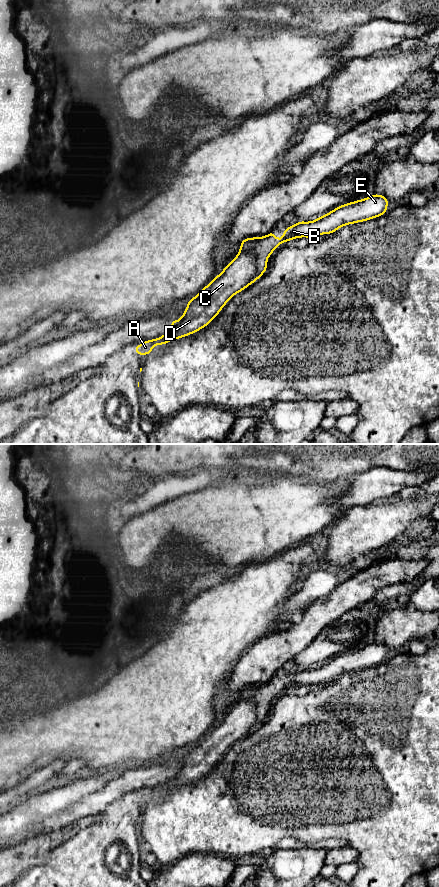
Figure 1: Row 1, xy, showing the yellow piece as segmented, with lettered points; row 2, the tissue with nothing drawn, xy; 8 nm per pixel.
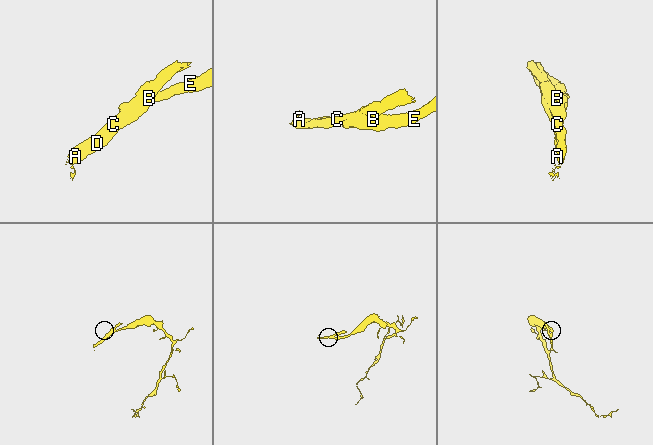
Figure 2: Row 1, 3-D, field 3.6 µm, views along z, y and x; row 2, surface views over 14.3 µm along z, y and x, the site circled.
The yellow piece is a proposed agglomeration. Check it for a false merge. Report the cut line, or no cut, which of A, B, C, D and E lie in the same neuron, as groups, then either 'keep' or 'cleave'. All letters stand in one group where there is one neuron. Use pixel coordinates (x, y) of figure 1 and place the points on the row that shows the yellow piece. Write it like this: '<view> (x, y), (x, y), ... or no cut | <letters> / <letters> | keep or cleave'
xy (239, 253), (250, 252), (254, 256), (256, 270), (261, 274) | A C D / B E | cleave

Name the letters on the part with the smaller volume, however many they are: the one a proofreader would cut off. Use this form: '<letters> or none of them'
A, C, D

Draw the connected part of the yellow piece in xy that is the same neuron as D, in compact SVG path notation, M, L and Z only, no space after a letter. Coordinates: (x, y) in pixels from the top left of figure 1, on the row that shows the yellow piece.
M249 252L233 258L220 275L188 301L187 308L178 321L170 319L172 328L169 332L159 338L136 345L134 353L141 356L148 355L156 345L164 345L209 325L236 293L260 278L262 274L257 272L255 260L255 256Z

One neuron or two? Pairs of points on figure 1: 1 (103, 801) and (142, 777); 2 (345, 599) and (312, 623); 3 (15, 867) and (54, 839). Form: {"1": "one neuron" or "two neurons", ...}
{"1": "one neuron", "2": "one neuron", "3": "one neuron"}

